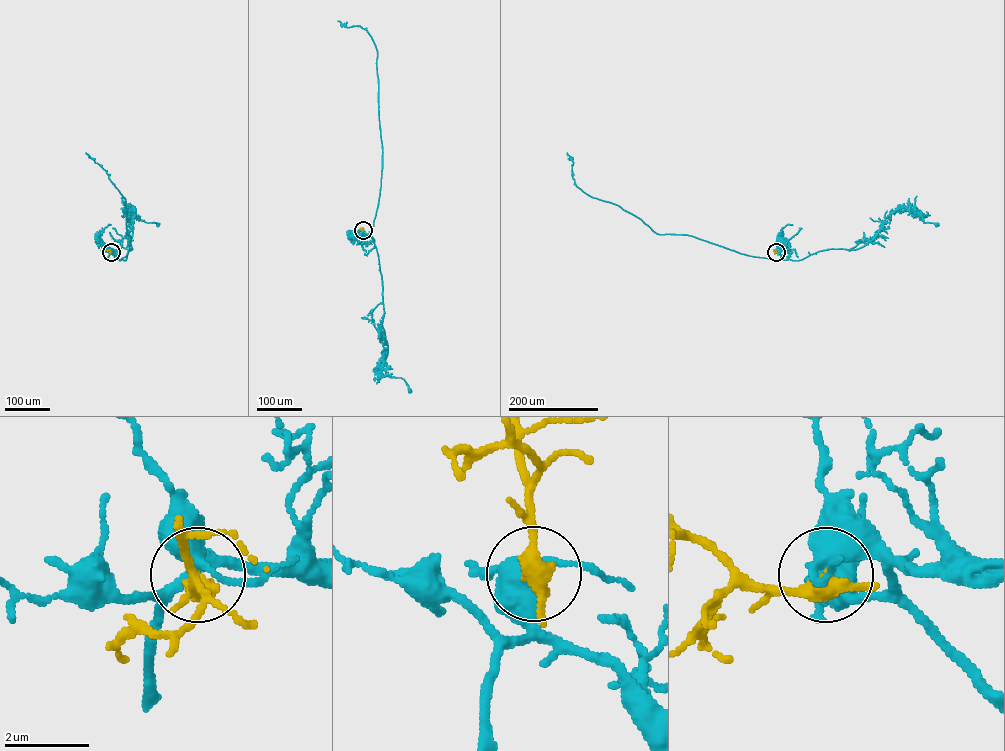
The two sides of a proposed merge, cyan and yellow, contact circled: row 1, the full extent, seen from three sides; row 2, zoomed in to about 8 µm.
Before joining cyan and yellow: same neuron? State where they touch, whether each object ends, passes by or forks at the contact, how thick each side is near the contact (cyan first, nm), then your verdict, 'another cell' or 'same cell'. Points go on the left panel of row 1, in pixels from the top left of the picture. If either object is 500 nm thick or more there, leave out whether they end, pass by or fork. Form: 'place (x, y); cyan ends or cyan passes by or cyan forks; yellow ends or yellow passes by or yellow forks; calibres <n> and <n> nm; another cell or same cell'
place (111, 252); calibres 400 and 500 nm; another cell

